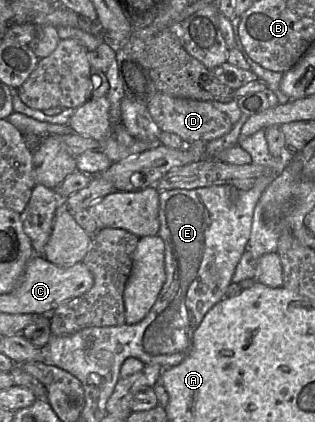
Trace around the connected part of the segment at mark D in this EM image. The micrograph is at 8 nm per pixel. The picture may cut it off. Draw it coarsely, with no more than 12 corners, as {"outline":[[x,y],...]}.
{"outline":[[157,92],[146,107],[159,130],[184,145],[233,127],[205,101]]}

